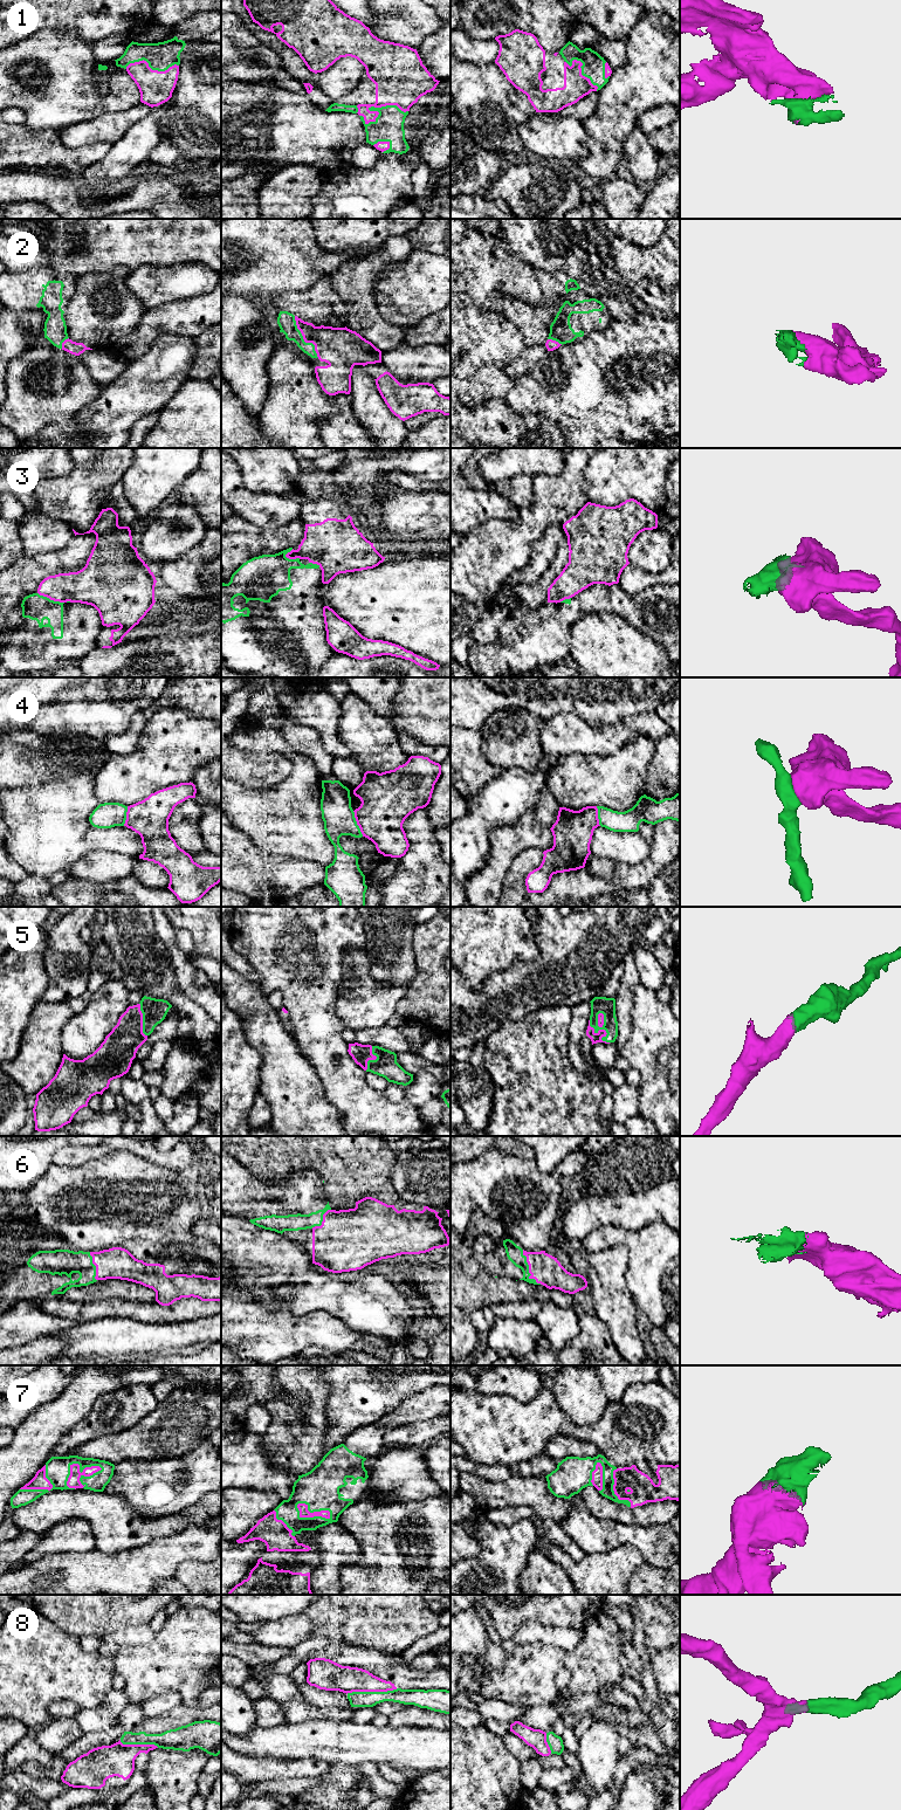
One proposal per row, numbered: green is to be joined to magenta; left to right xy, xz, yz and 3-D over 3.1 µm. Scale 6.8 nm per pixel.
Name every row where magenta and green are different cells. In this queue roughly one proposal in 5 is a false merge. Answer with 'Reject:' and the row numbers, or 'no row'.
Reject: 3, 4

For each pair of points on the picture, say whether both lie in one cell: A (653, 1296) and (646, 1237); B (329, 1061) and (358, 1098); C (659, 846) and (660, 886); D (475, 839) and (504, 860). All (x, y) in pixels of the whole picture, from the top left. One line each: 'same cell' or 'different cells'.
A: same cell
B: same cell
C: different cells
D: different cells

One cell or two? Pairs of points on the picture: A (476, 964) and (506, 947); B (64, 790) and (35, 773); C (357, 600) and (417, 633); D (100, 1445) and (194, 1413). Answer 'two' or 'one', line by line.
A: one
B: two
C: one
D: one

